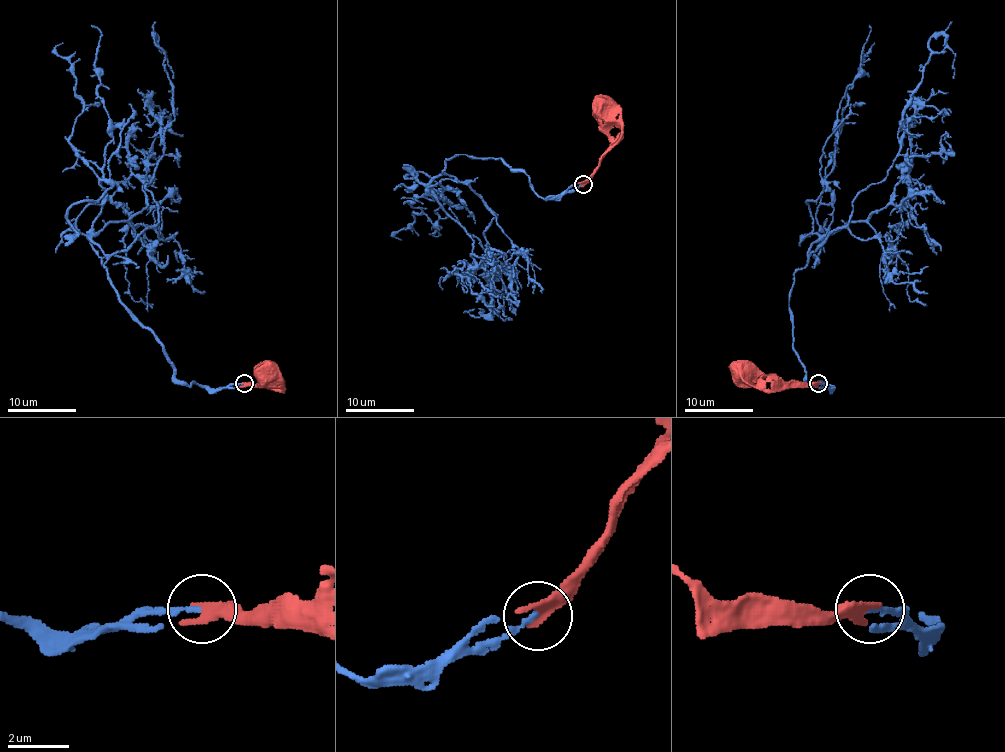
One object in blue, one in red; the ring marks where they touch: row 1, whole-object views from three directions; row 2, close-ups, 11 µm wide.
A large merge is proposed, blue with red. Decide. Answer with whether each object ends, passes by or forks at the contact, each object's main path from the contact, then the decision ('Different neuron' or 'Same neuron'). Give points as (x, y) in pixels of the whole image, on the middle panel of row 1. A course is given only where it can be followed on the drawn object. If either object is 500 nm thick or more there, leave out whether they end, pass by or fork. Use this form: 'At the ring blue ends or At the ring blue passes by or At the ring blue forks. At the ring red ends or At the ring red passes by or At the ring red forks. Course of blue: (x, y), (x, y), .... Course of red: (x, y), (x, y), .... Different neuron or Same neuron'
At the ring blue ends. At the ring red ends. Course of blue: (583, 184), (544, 198), (501, 159), (446, 159), (496, 213), (486, 244), (513, 268), (492, 308), (511, 318). Course of red: (583, 184), (610, 143), (599, 114), (604, 107). Same neuron

